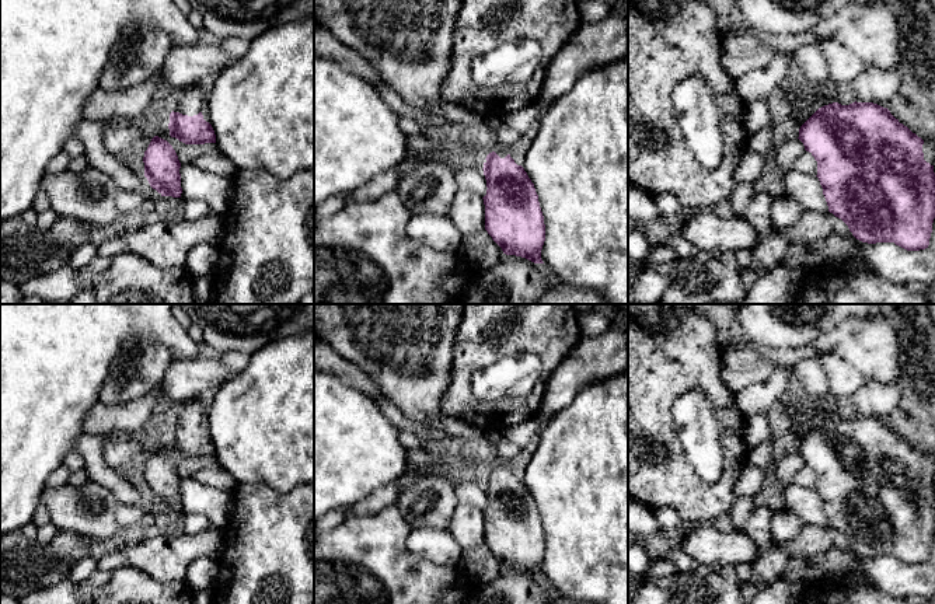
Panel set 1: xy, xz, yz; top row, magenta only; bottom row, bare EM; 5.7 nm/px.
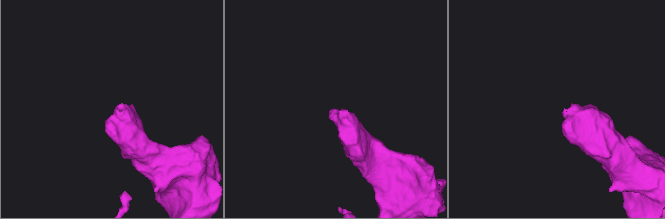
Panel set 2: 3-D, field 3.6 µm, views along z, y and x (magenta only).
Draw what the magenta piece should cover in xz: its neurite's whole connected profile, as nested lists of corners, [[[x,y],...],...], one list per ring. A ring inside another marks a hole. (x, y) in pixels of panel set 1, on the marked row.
[[[498,147],[484,161],[486,179],[485,230],[506,255],[544,263],[544,216],[534,184],[507,149]]]

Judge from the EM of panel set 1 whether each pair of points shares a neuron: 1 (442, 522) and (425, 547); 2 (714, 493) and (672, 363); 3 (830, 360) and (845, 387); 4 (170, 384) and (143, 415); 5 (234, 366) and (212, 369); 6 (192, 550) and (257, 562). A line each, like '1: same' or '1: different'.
1: different
2: same
3: same
4: different
5: different
6: different

